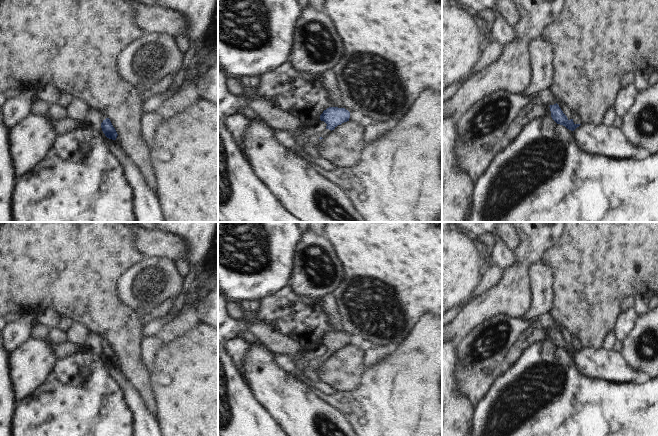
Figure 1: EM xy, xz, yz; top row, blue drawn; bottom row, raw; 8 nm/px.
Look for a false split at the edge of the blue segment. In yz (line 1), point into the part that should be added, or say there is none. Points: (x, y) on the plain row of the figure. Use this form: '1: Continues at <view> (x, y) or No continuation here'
1: Continues at yz (576, 343).

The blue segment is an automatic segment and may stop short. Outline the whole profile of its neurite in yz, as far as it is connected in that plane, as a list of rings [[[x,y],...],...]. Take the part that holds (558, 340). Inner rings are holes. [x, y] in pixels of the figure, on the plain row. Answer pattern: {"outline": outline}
{"outline": [[[557,327],[550,329],[549,331],[551,341],[557,348],[563,349],[571,355],[574,355],[581,349],[580,342],[577,339],[573,339],[573,341],[569,344]]]}

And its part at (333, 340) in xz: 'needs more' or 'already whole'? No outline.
needs more

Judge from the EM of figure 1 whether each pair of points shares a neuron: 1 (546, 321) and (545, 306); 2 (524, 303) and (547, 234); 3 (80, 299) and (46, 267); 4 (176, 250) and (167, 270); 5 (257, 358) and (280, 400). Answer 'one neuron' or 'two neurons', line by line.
1: two neurons
2: one neuron
3: one neuron
4: two neurons
5: one neuron

